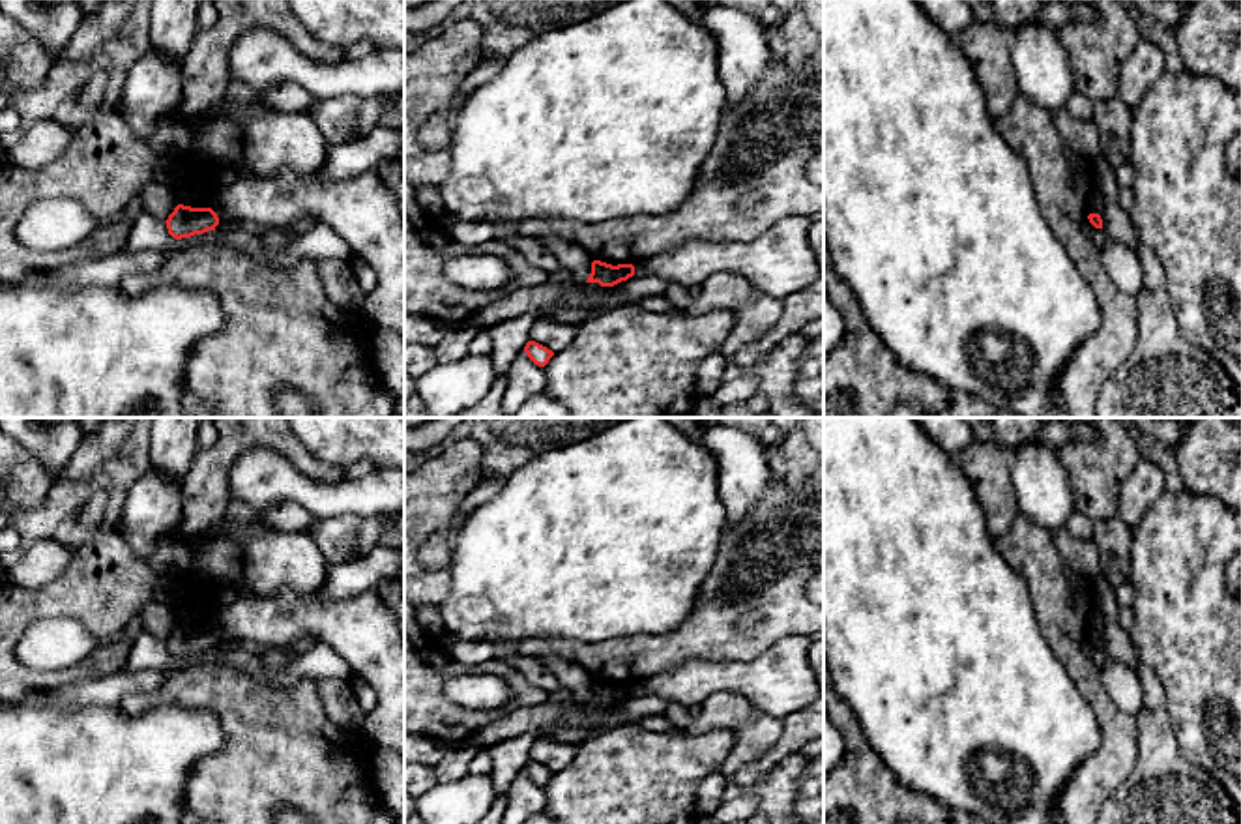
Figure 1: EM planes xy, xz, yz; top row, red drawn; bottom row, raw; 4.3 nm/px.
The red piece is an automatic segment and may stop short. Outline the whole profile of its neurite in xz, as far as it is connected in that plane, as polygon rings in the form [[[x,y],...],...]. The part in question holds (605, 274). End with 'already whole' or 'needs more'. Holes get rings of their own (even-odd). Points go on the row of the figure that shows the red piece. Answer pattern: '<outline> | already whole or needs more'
[[[593,260],[591,273],[586,283],[599,283],[601,287],[614,287],[621,281],[627,281],[633,275],[635,275],[633,264],[612,266],[601,260]]] | already whole

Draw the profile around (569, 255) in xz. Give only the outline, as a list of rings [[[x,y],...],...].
[[[543,236],[537,242],[556,257],[562,268],[567,268],[575,275],[577,285],[586,285],[593,258],[582,247],[558,236]]]

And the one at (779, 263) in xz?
[[[784,217],[747,243],[689,242],[636,262],[635,273],[683,287],[702,285],[715,273],[739,273],[756,290],[784,300],[822,277],[807,238],[810,225],[805,217]]]

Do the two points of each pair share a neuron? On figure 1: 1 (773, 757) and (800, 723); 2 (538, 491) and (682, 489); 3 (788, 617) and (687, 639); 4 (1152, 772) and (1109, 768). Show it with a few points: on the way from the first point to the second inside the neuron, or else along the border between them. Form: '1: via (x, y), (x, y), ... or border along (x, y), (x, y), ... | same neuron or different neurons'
1: via (781, 750), (798, 731) | same neuron
2: via (573, 491), (646, 491) | same neuron
3: via (764, 633), (759, 639), (712, 639) | same neuron
4: border along (1138, 727), (1137, 765), (1105, 804) | different neurons

